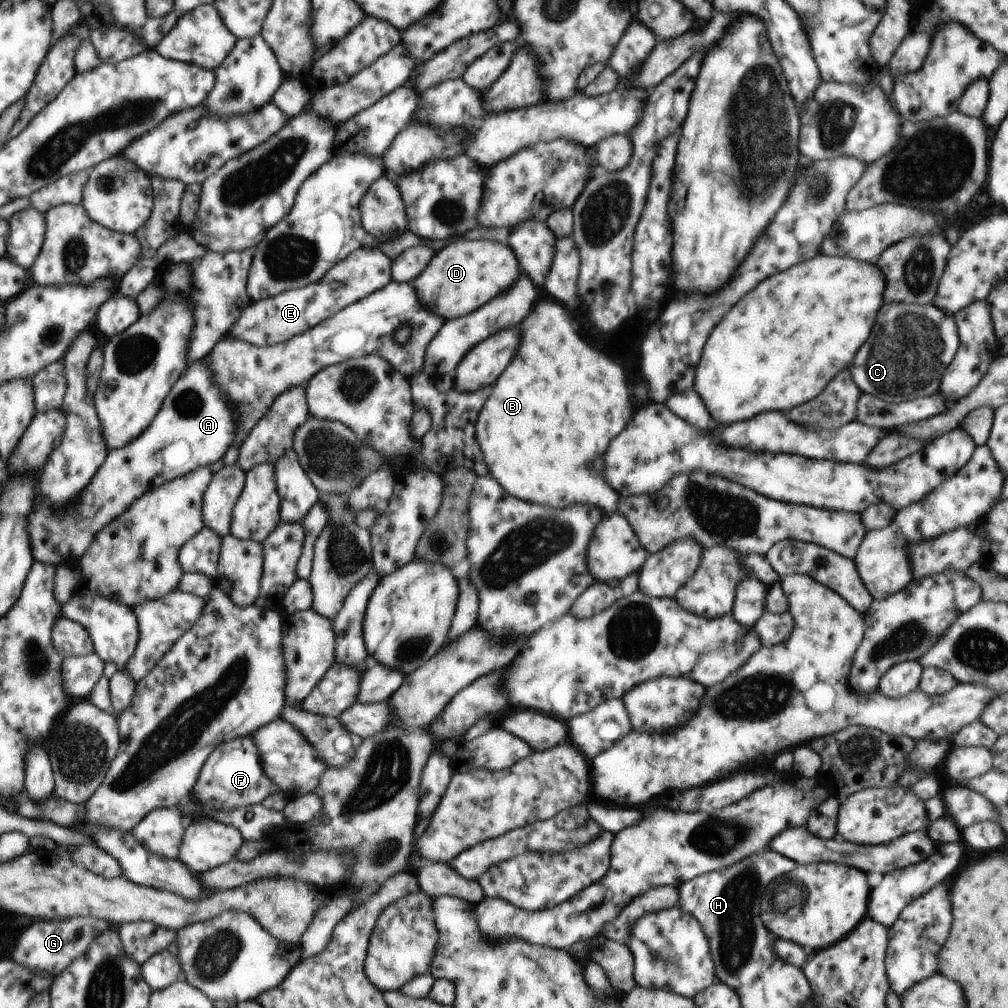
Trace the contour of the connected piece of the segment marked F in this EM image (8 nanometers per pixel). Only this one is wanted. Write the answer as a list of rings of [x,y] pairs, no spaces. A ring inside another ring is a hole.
[[[238,737],[222,744],[206,760],[199,780],[191,791],[193,800],[208,811],[231,811],[248,805],[257,805],[270,794],[280,791],[264,774],[262,759],[256,751],[255,742],[248,737]]]

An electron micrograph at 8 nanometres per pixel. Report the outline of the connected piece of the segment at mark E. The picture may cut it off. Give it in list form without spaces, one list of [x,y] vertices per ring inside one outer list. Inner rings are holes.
[[[362,246],[335,264],[319,281],[304,288],[284,291],[272,298],[252,302],[240,316],[240,326],[232,328],[230,336],[248,340],[256,346],[286,342],[292,336],[314,328],[322,320],[385,287],[393,280],[391,264],[392,259],[380,249]]]

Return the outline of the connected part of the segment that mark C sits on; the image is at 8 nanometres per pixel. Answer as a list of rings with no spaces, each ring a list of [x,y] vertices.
[[[884,304],[876,316],[870,338],[857,352],[851,374],[861,392],[889,403],[932,396],[959,347],[957,324],[932,305]]]

